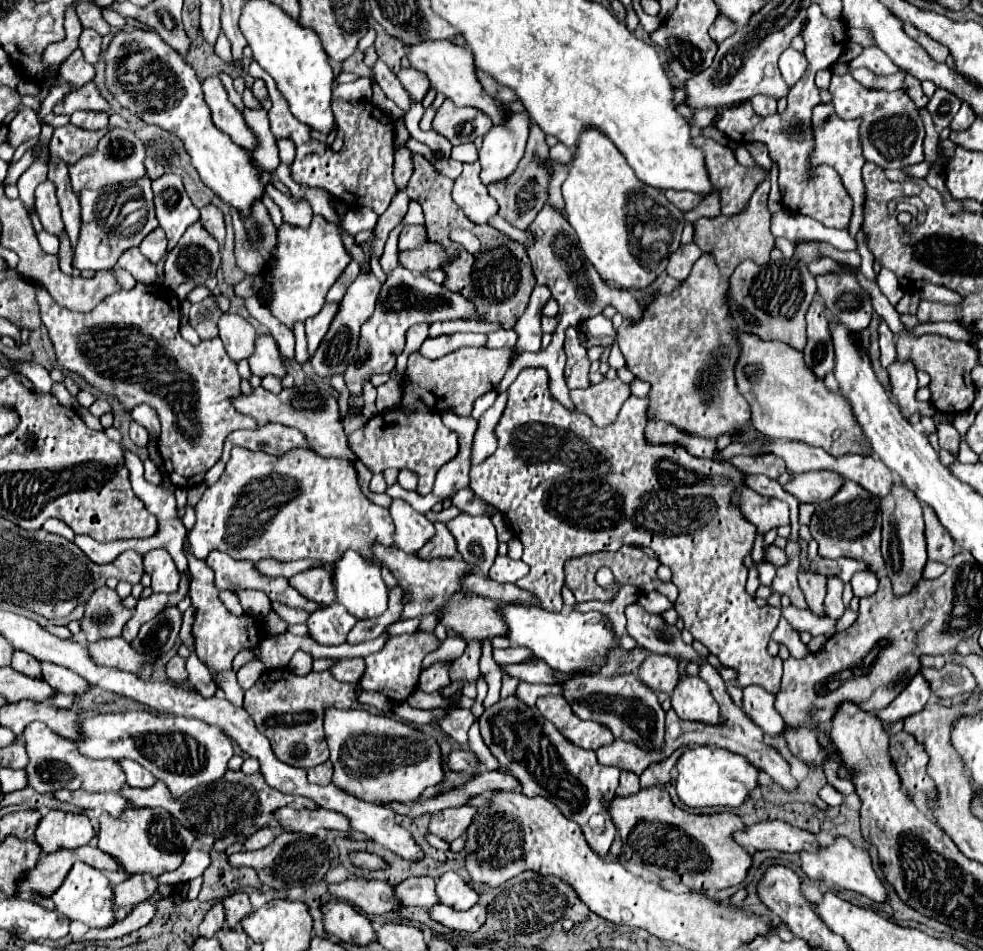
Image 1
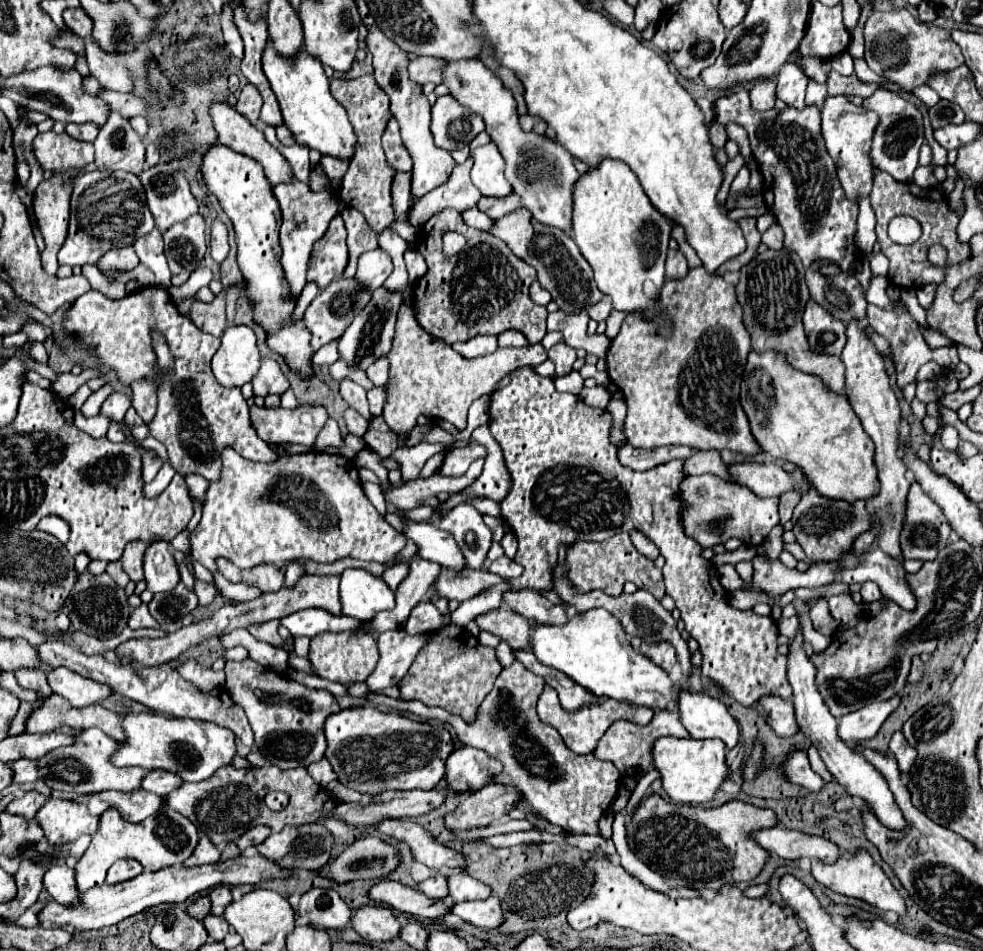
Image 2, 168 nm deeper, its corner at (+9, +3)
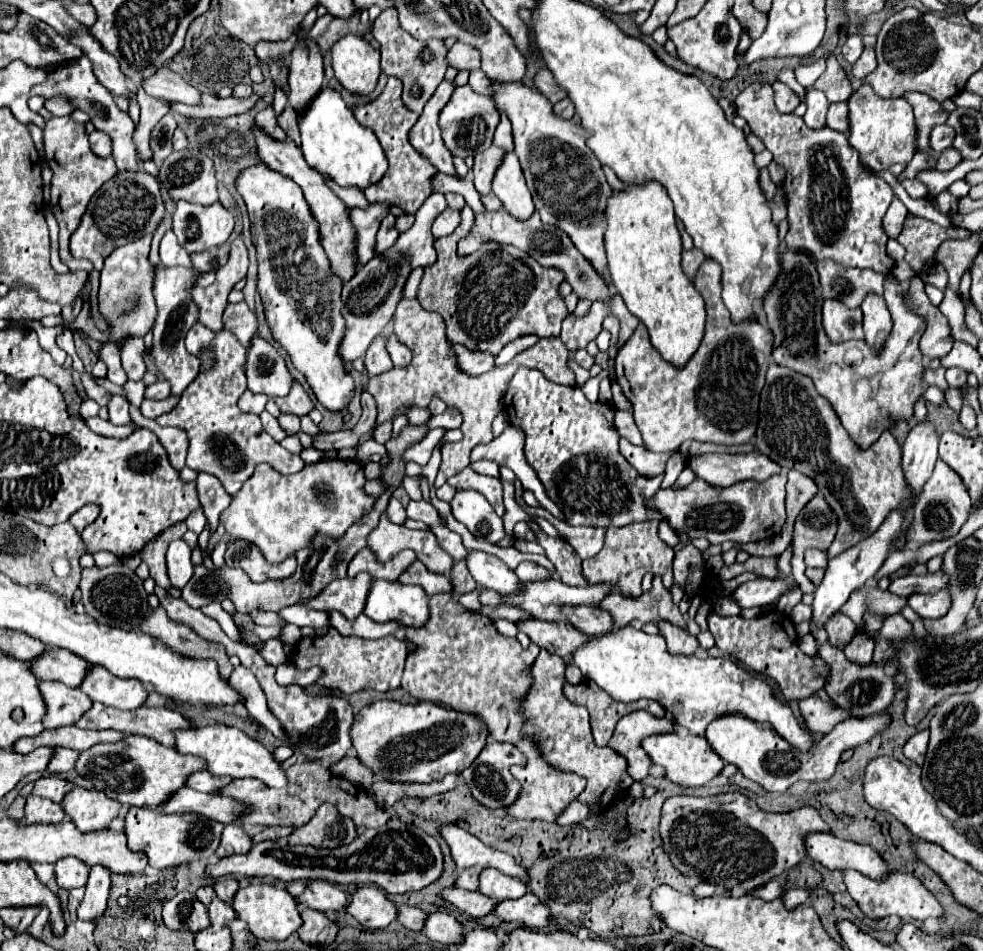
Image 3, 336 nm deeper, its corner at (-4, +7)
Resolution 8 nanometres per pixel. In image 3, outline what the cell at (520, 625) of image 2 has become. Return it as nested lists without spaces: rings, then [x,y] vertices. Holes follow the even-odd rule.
[[[527,619],[519,621],[517,627],[525,631],[535,645],[563,657],[565,661],[571,661],[571,653],[575,653],[575,649],[583,645],[583,641],[587,641],[587,635],[579,633],[579,629],[575,629],[569,621],[549,623],[539,619]]]

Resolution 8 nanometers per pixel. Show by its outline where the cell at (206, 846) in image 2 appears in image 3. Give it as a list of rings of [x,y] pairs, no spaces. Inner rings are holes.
[[[231,823],[225,825],[221,845],[217,849],[217,857],[229,857],[237,853],[247,853],[251,849],[251,837],[243,831],[243,825]]]

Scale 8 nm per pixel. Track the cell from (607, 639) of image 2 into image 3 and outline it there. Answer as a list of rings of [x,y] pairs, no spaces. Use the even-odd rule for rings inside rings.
[[[621,627],[613,633],[591,639],[585,647],[579,647],[573,655],[573,663],[579,665],[583,677],[595,681],[617,701],[657,701],[665,707],[667,717],[671,717],[677,725],[687,727],[693,735],[705,737],[705,729],[713,717],[739,713],[751,721],[773,725],[787,743],[803,753],[815,743],[813,733],[799,725],[789,703],[777,699],[767,681],[751,675],[747,669],[727,657],[671,655],[661,633],[647,635],[633,627]]]

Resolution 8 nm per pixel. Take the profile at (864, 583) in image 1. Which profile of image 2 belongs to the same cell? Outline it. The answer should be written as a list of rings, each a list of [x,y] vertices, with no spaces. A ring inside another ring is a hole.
[[[866,581],[866,583],[862,583],[862,587],[860,587],[860,595],[862,595],[862,601],[866,601],[866,603],[878,601],[878,599],[882,597],[882,593],[880,593],[878,585],[874,585],[872,581]]]

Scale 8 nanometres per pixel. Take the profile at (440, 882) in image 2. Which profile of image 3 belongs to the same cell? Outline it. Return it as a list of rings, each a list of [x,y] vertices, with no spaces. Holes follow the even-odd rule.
[[[479,867],[463,869],[461,875],[459,875],[459,879],[457,879],[457,887],[467,889],[467,891],[477,891],[479,889],[479,873],[481,873]]]

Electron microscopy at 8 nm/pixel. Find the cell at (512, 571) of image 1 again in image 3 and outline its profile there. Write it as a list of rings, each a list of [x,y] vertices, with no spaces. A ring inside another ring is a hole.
[[[525,561],[525,563],[521,563],[517,569],[515,569],[515,573],[519,575],[519,579],[521,581],[547,581],[547,579],[551,579],[551,573],[545,569],[545,567],[541,567],[541,565],[537,565],[537,563],[529,563],[529,561]]]

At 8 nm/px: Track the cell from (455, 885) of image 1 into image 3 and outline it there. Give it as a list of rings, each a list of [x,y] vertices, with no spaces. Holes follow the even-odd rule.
[[[491,867],[481,873],[479,891],[491,899],[505,901],[505,899],[519,899],[519,897],[527,895],[527,885],[525,885],[525,881],[521,881],[517,877],[503,875]]]

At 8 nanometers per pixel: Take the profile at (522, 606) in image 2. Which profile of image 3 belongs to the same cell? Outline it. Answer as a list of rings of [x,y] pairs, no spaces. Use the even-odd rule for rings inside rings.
[[[579,605],[577,609],[565,607],[563,613],[565,613],[569,623],[573,623],[579,631],[583,631],[591,637],[599,637],[599,635],[615,629],[611,613],[597,609],[597,607],[585,607],[585,605]]]

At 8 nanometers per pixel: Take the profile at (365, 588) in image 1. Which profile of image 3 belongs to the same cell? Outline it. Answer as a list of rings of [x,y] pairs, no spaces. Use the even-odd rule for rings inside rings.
[[[375,579],[365,615],[377,623],[395,621],[401,627],[423,627],[429,617],[429,597],[419,585]]]

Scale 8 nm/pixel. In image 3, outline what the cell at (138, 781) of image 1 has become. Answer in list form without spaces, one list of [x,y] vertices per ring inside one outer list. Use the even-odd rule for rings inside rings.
[[[201,771],[201,773],[193,773],[187,779],[187,787],[195,789],[195,791],[203,791],[203,793],[217,793],[219,789],[223,789],[231,781],[233,781],[233,777],[215,777],[207,771]]]

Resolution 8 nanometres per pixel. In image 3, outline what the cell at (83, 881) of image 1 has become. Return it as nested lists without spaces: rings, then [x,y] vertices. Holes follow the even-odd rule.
[[[75,857],[59,859],[55,863],[55,879],[57,879],[57,885],[63,889],[85,887],[87,877],[89,877],[89,867]]]

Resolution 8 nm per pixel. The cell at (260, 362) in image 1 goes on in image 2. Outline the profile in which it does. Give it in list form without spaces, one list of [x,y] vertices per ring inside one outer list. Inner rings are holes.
[[[262,359],[262,369],[258,369],[258,377],[252,381],[254,395],[268,395],[276,393],[282,395],[288,389],[288,379],[282,375],[280,365],[274,359]]]

